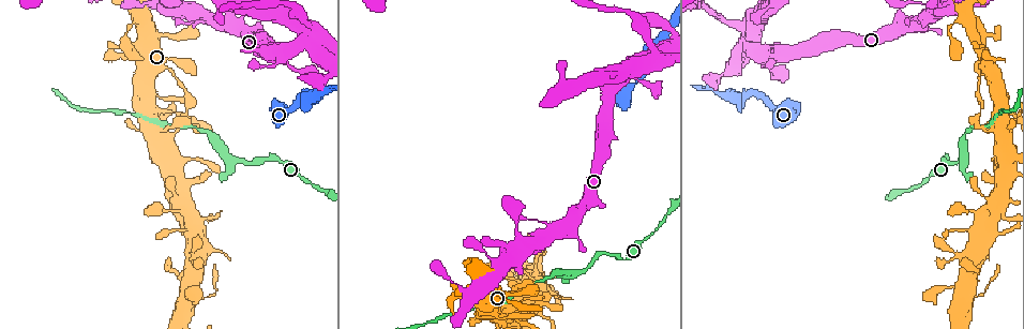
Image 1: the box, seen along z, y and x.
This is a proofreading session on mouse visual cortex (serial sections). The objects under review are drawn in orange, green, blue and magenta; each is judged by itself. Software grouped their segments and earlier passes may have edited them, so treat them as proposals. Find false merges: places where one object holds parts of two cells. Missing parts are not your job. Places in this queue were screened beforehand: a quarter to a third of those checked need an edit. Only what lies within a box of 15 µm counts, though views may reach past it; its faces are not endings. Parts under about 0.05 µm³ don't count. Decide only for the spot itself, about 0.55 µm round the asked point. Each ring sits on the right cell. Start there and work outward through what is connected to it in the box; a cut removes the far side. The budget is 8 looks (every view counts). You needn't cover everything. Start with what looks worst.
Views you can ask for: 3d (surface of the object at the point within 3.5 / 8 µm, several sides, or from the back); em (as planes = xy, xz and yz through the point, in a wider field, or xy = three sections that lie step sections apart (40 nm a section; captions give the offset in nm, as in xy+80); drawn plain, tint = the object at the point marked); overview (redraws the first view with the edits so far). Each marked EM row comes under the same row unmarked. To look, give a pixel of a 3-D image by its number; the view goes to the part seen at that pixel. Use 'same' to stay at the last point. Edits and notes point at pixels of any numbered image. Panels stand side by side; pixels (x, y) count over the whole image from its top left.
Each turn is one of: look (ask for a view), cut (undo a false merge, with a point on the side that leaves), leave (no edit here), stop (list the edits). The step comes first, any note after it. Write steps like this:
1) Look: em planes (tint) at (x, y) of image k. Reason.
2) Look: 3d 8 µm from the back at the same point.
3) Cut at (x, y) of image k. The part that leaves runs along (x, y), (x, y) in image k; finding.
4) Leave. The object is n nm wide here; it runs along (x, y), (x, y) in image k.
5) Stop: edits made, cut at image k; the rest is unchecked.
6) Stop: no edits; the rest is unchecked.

Look: 3d 3.5 µm at (165, 111) of image 1. Thick turns thin.

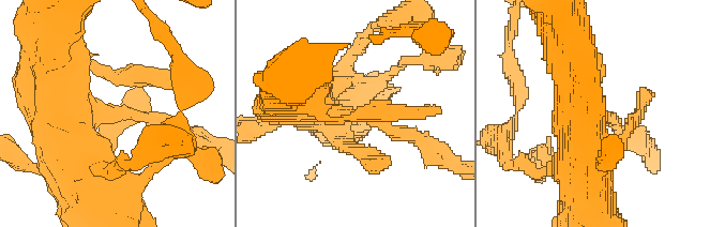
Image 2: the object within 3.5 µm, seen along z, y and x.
Look: em xy step 2 (tint) at (109, 111) of image 2. The arms are 200, 700 nm wide; need the tissue.

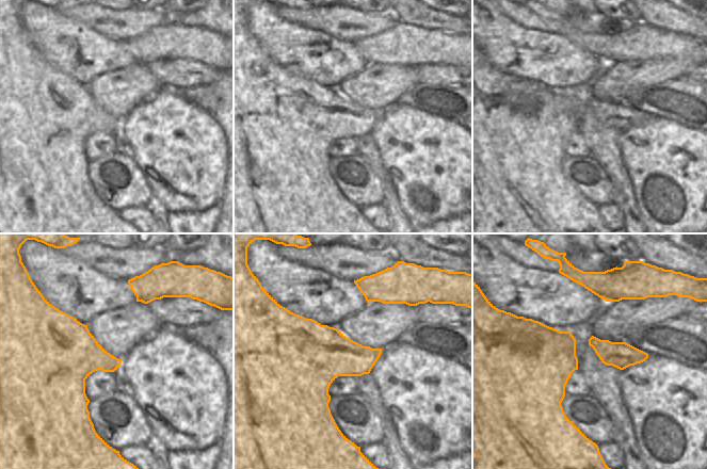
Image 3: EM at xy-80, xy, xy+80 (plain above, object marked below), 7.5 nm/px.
Leave. It runs along (298, 96), (413, 134) in image 2; continuous, no second cell.

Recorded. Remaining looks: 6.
Look: 3d 8 µm at (743, 99) of image 1. Calibre changes.

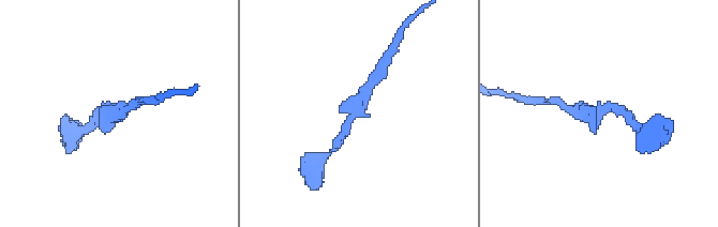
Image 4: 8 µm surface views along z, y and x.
Look: em xy step 2 (tint) at (115, 116) of image 4. Now the EM.

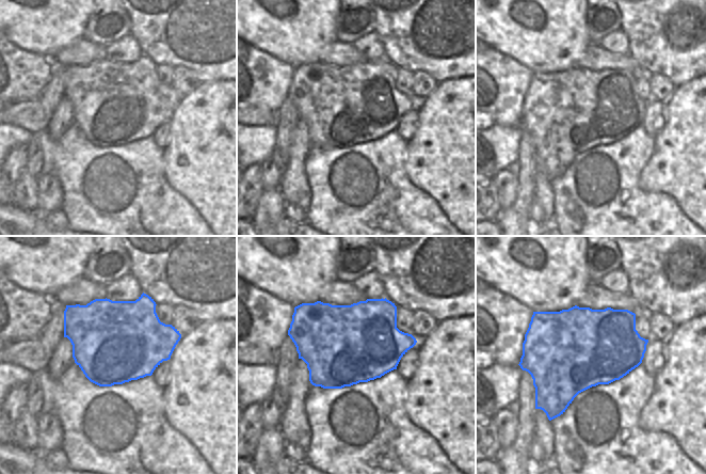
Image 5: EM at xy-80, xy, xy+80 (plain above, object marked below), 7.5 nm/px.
Leave. It runs along (343, 134), (370, 84) in image 4; all the same cell.

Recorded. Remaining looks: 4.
Look: 3d 3.5 µm at (660, 47) of image 1.

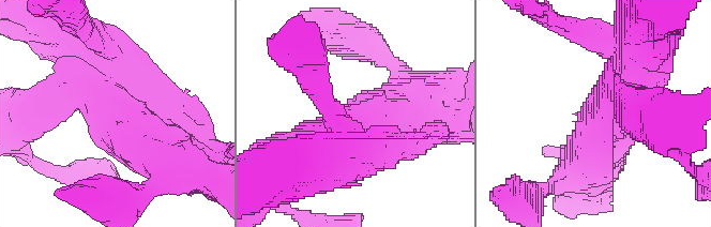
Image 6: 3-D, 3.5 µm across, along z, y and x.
Look: em xy step 5 (tint) at (602, 127) of image 6. Now the EM.

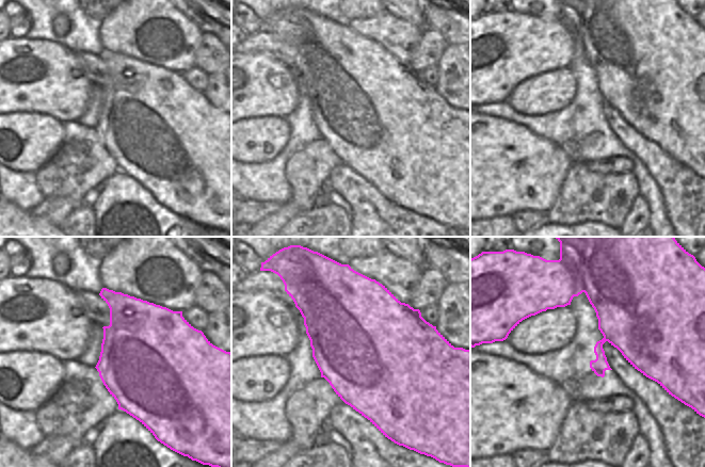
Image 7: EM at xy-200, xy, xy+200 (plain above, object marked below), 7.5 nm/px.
Cut at (388, 104) of image 6. The object is 850 nm wide here; the part that leaves runs along (326, 132), (342, 156), (296, 165) in image 6; a second cell is stuck on.

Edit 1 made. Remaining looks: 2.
Stop: edits made, cut at image 6; the rest is unchecked.

